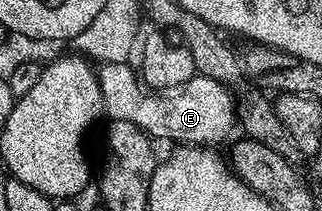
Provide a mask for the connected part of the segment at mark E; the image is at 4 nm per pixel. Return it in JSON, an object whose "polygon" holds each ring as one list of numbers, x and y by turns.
{"polygon":[[129,62,125,63,103,63,97,68,98,84,102,94,102,106,105,114,111,120,132,121,140,129,144,129,151,140,171,139,174,145,218,145,221,139,230,135,230,130,236,127,236,99,230,96,231,88,212,77,196,73,187,83,181,87,171,90,169,93,159,93,148,89,142,82,139,72,134,71]]}

